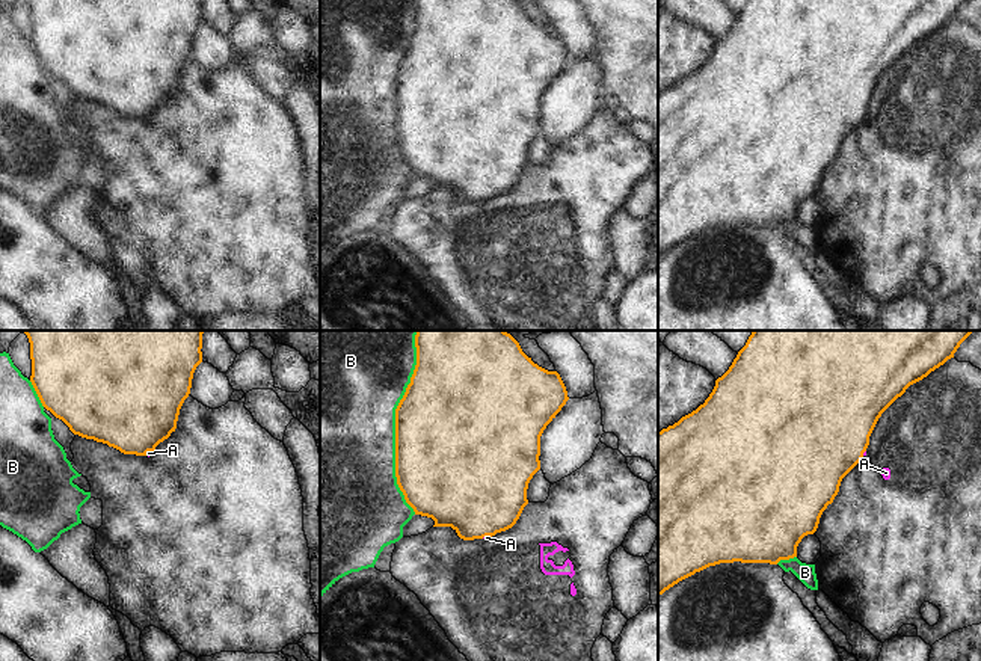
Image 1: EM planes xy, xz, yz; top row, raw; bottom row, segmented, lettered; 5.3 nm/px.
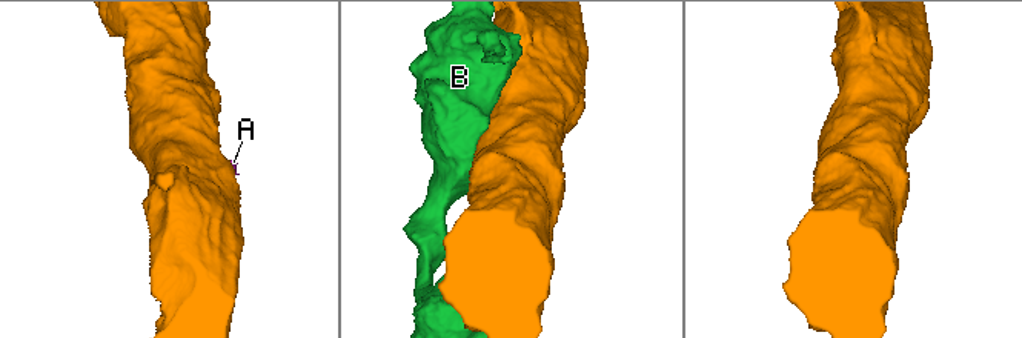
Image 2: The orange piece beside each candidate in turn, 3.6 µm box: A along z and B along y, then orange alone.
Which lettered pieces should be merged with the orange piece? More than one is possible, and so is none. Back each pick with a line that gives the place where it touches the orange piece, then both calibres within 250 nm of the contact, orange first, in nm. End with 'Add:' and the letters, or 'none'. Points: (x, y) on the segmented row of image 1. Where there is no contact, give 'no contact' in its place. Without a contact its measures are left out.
Add: none

